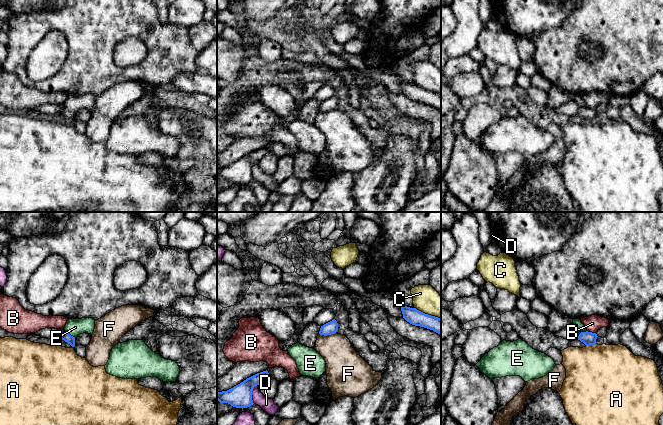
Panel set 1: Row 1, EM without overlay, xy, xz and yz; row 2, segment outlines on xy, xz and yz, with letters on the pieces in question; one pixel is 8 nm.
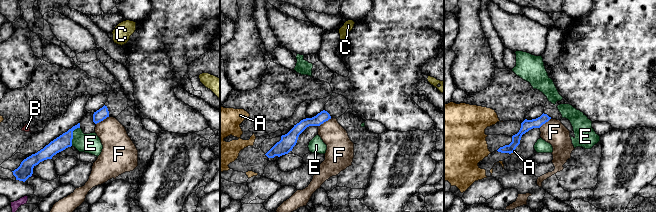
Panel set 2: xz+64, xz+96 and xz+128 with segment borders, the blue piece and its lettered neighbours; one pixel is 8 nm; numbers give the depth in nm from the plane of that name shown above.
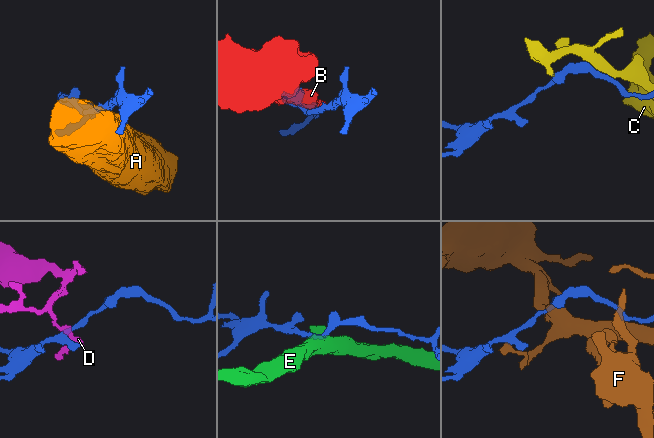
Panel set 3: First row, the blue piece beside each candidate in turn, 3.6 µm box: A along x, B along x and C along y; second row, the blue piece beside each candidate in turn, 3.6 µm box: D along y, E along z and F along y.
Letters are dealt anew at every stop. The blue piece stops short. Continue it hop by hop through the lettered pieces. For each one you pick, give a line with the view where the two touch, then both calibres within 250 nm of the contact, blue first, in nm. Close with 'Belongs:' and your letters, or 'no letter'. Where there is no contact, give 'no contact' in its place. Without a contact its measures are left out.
Belongs: no letter

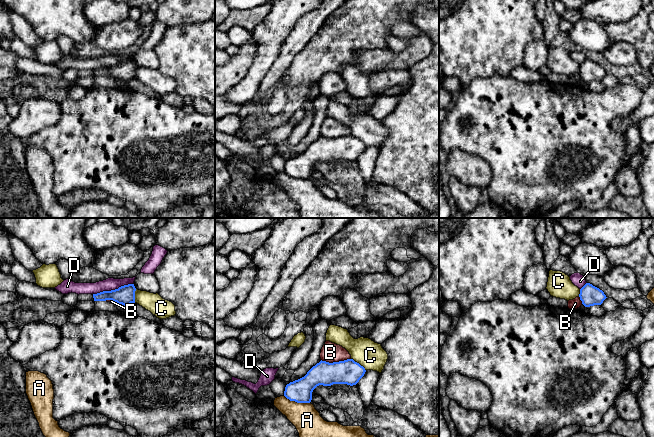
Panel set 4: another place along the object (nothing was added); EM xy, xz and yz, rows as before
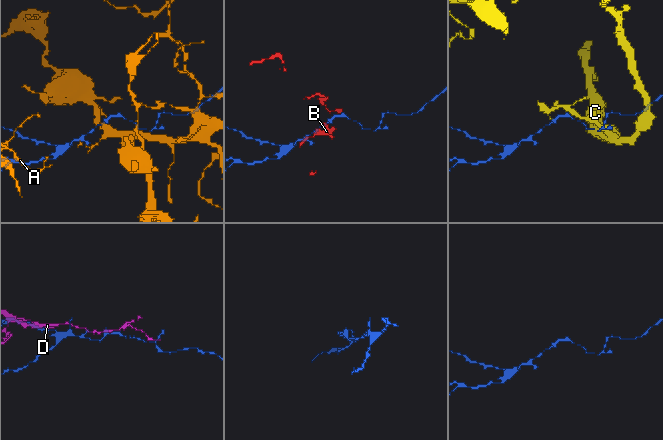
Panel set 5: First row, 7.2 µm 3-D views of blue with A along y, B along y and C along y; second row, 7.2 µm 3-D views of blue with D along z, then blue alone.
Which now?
Belongs: no letter

